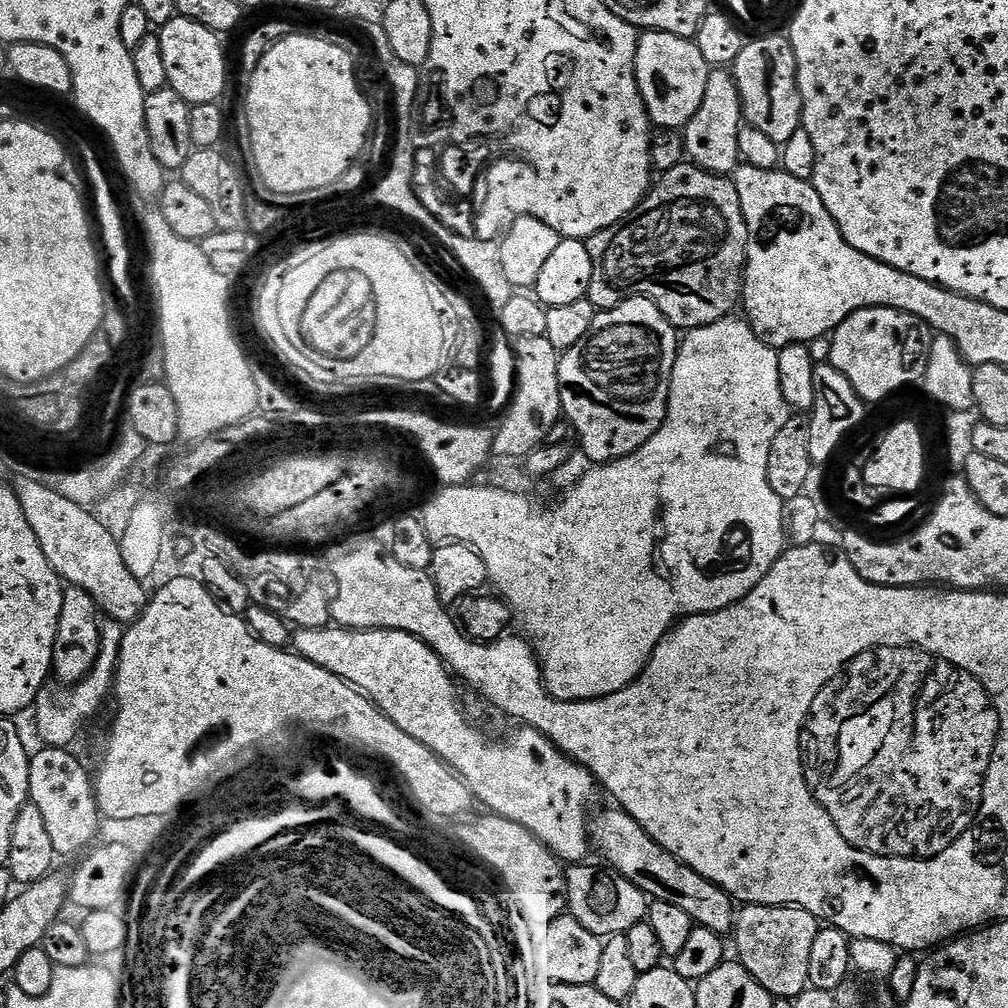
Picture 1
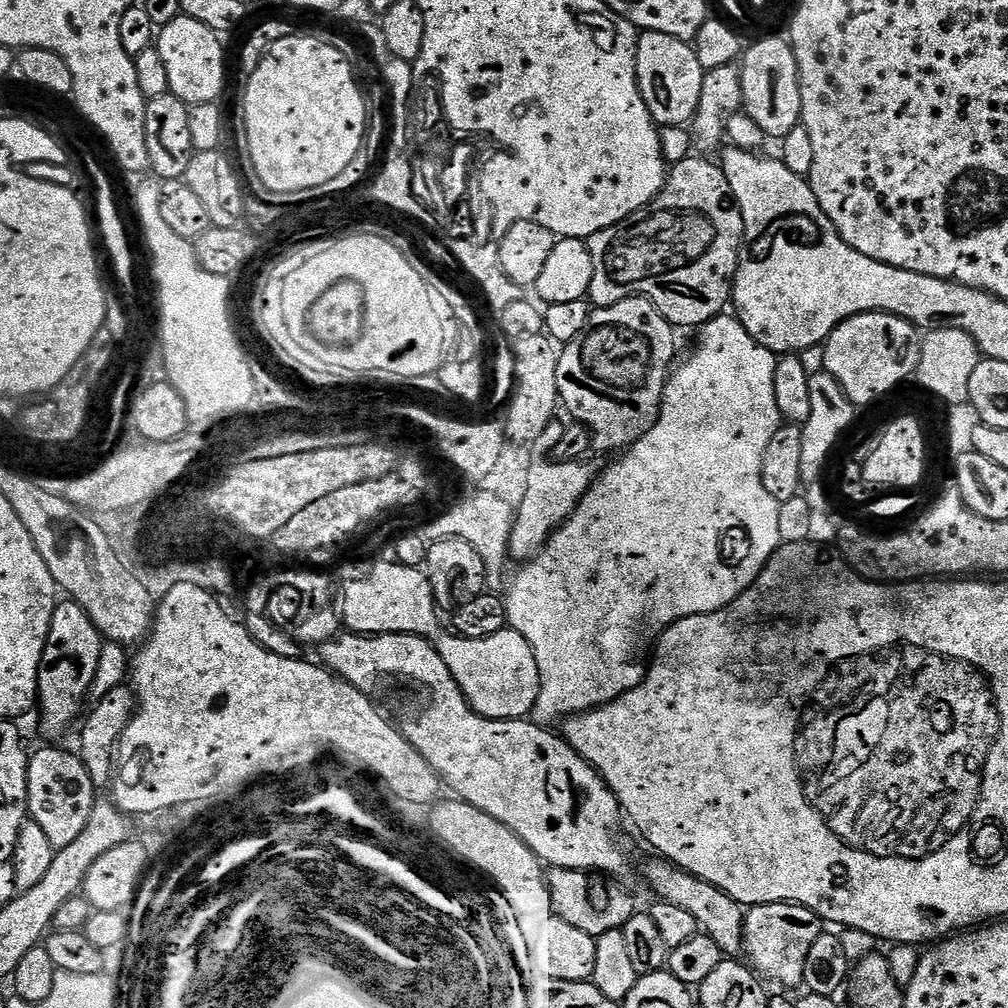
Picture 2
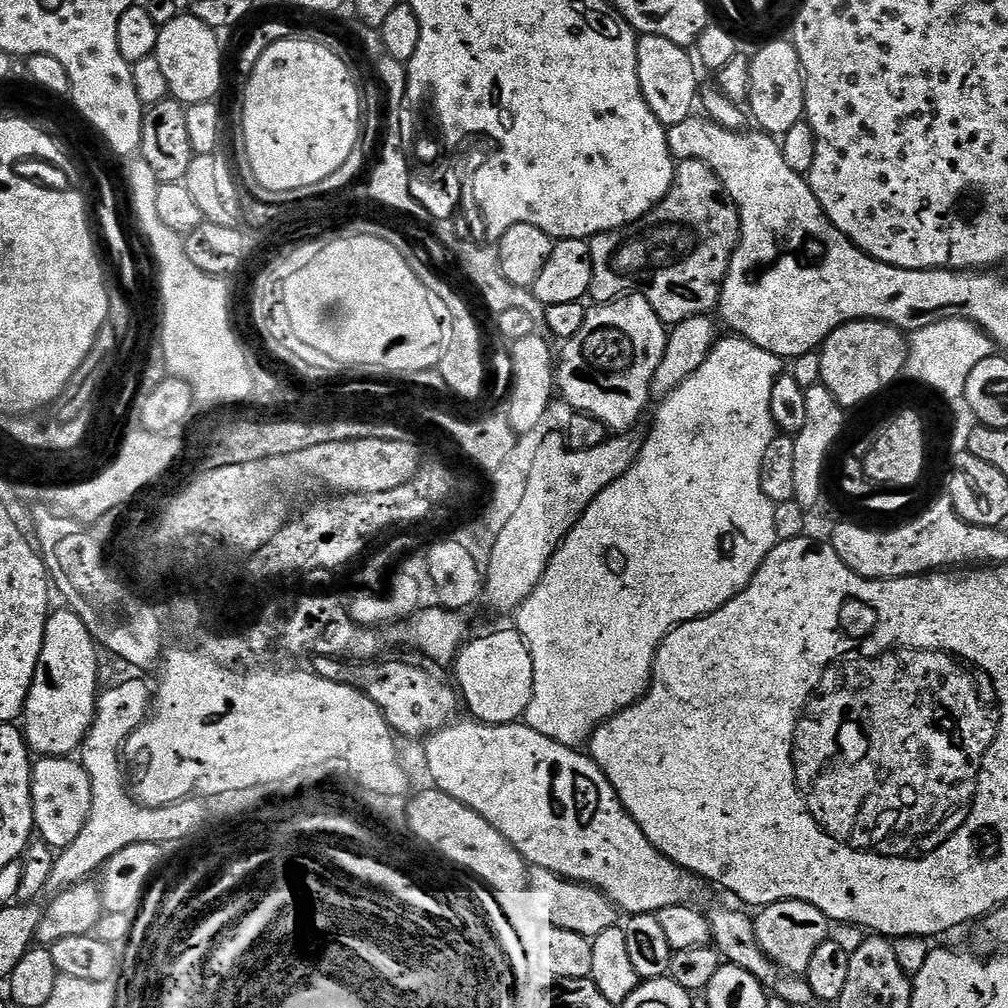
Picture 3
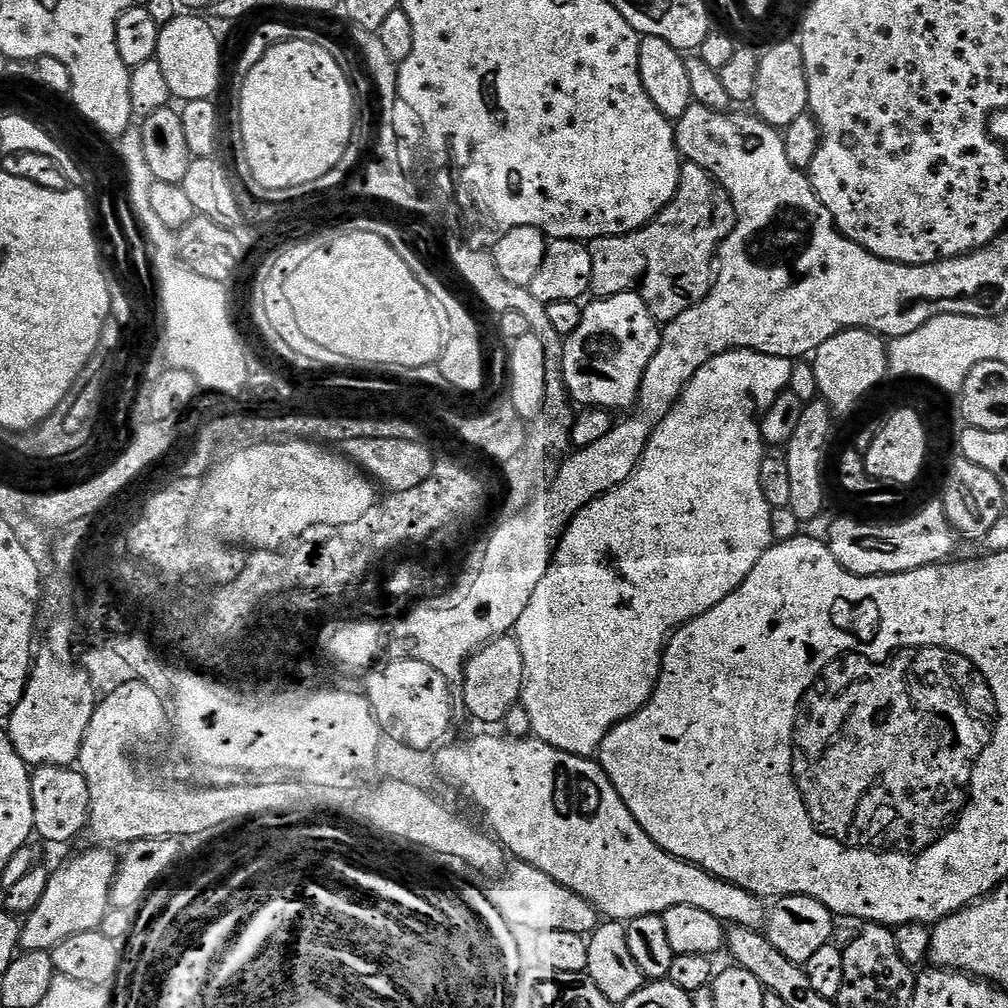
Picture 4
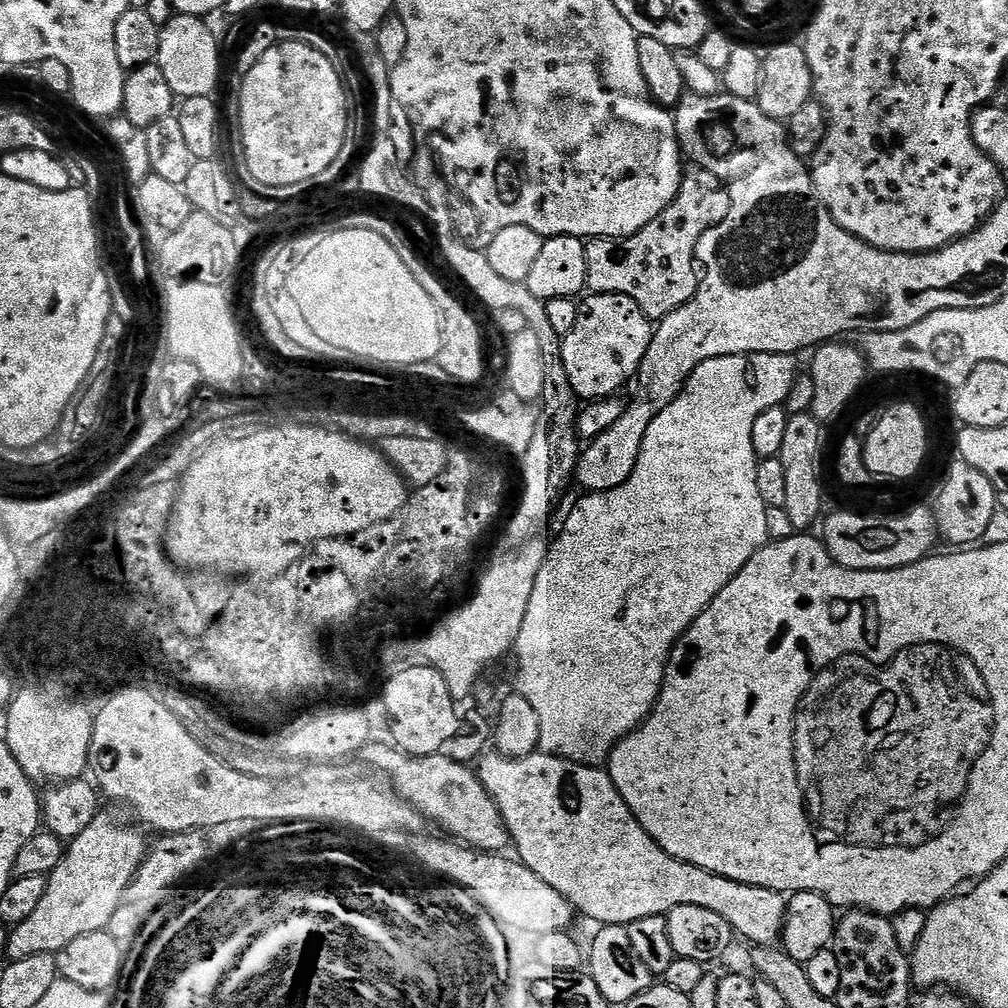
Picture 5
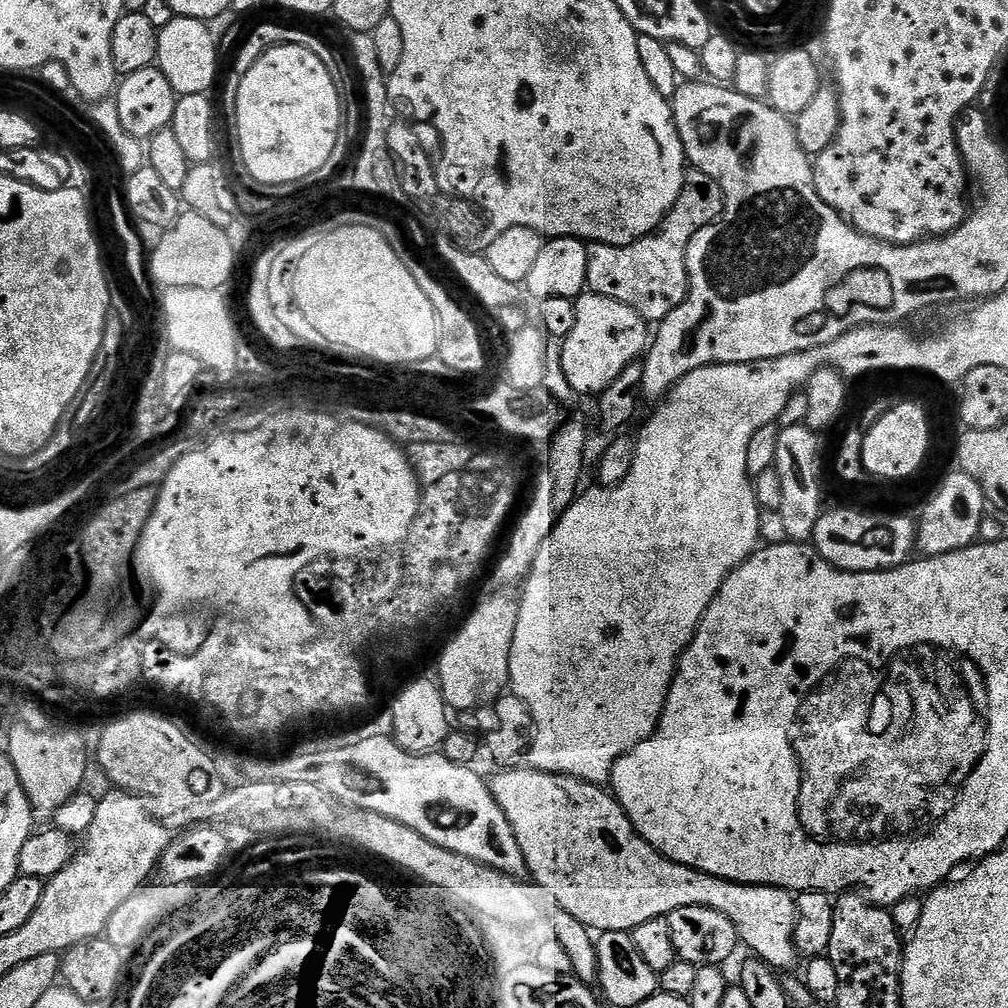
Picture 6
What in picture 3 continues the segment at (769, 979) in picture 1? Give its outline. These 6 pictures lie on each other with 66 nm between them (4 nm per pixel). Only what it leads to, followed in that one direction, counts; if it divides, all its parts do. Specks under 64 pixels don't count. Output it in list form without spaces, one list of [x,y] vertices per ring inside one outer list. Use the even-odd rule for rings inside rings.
[[[780,900],[776,904],[765,904],[755,913],[758,946],[773,963],[788,974],[807,973],[814,950],[822,946],[830,936],[830,921],[818,906],[810,906],[797,900]]]

